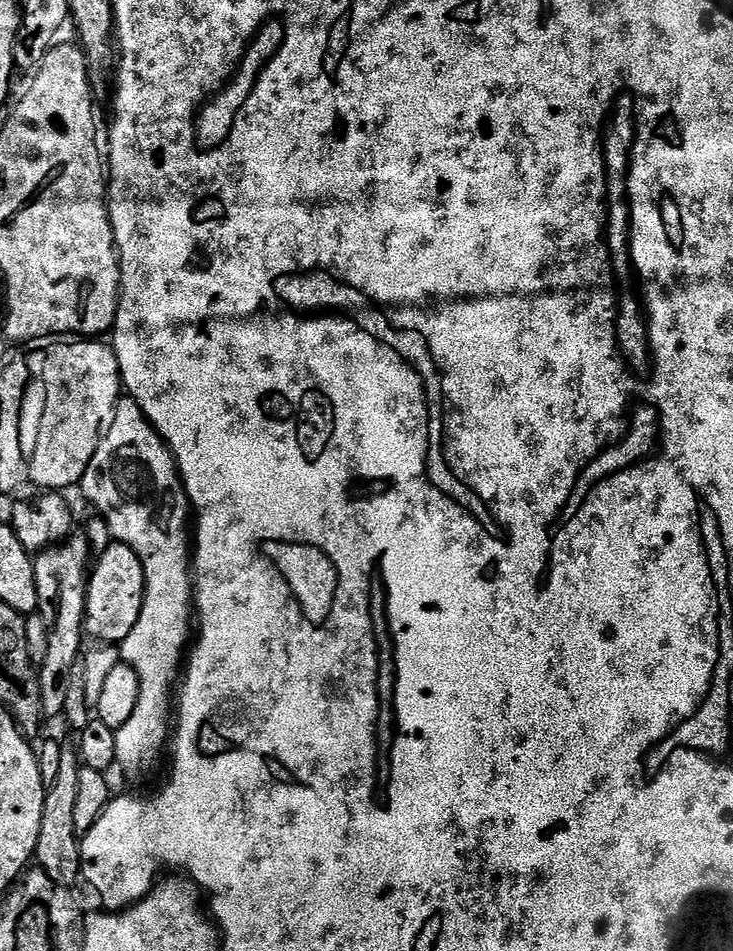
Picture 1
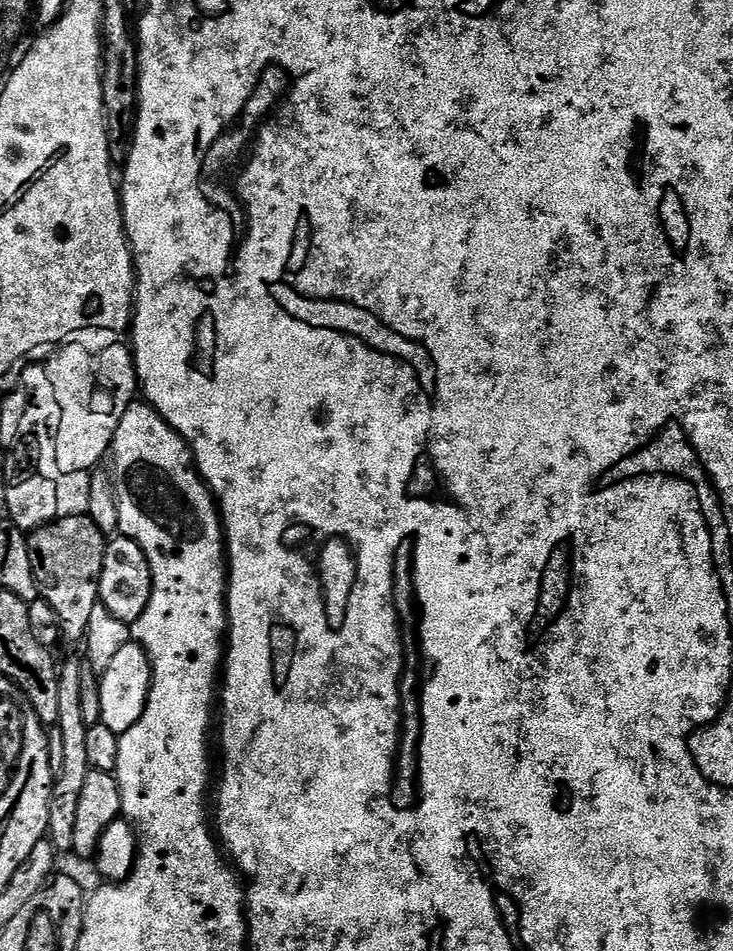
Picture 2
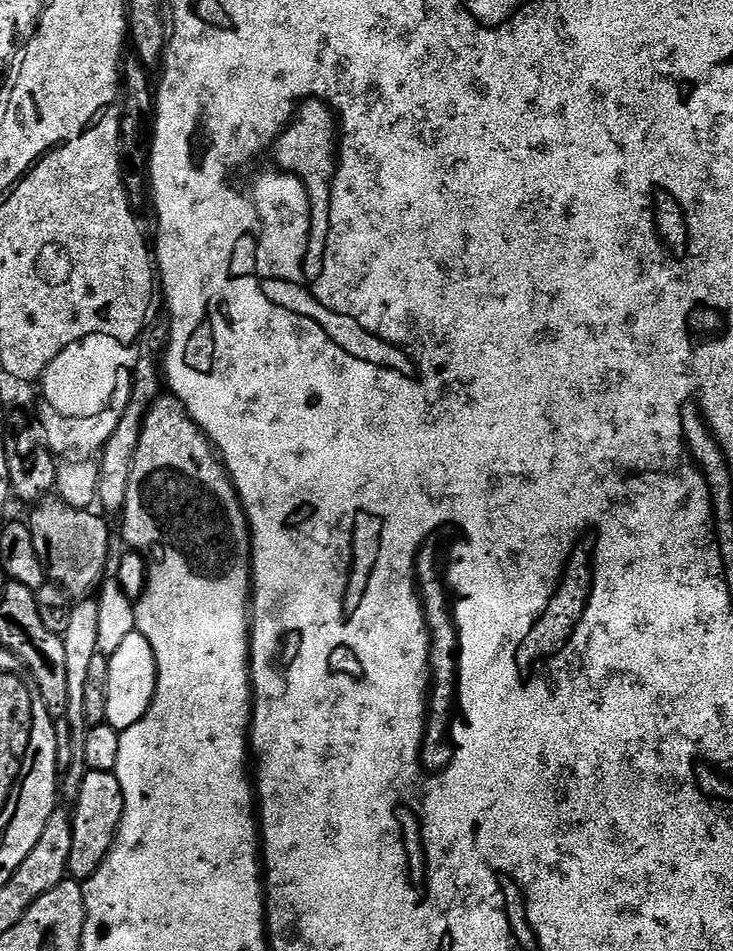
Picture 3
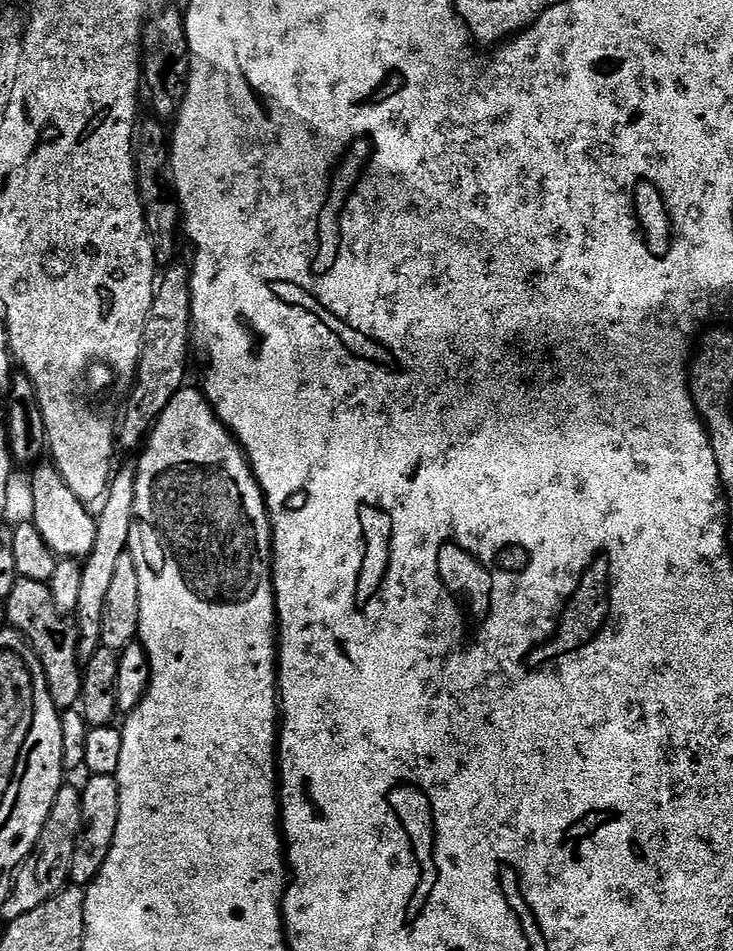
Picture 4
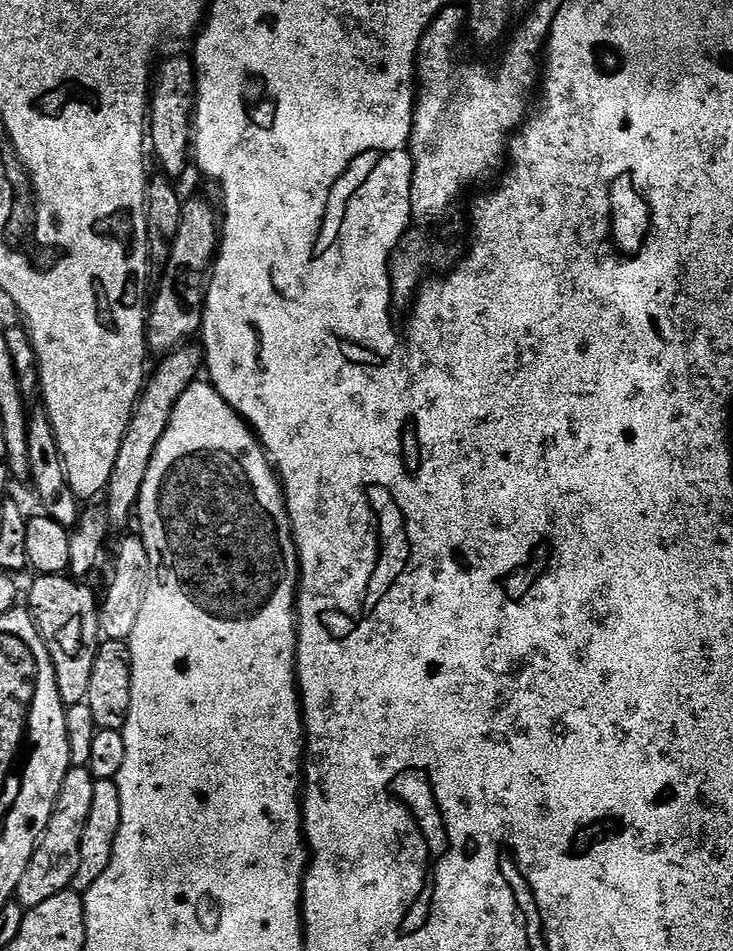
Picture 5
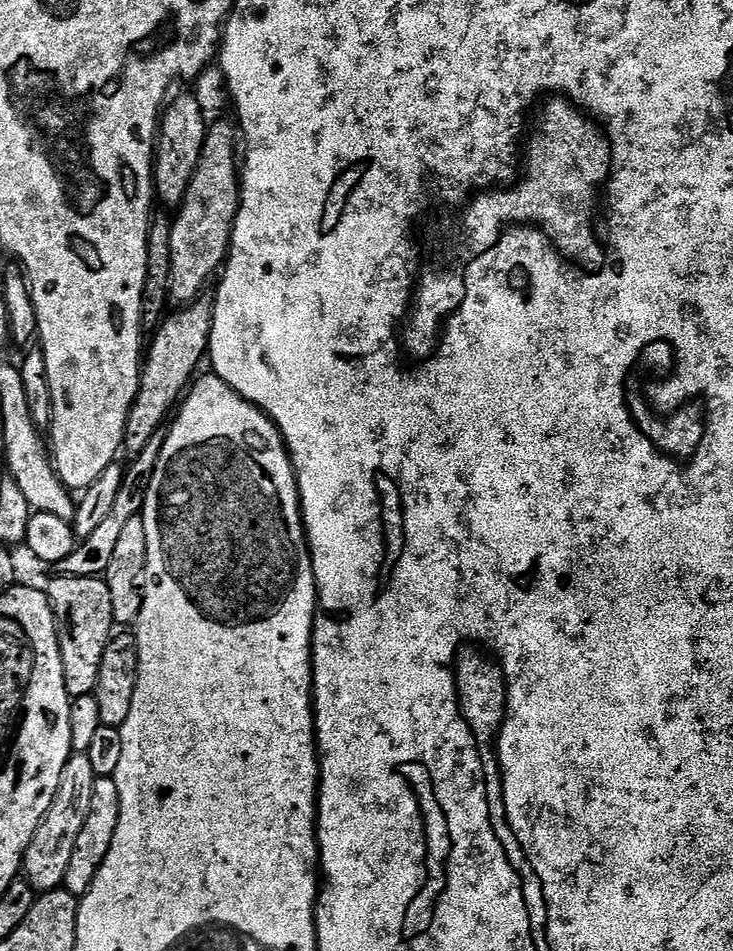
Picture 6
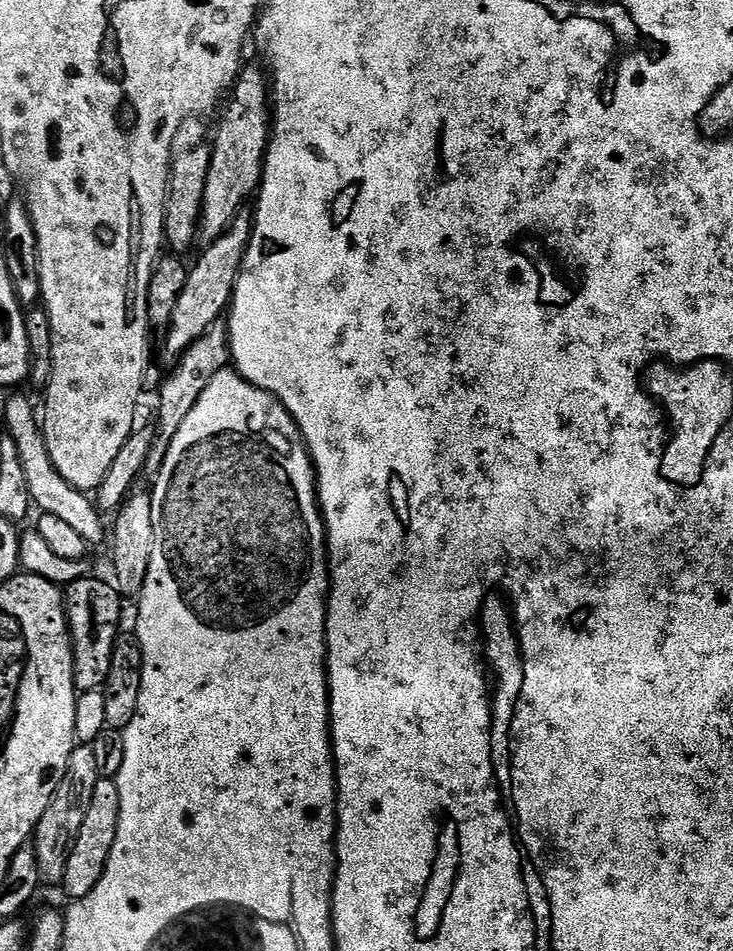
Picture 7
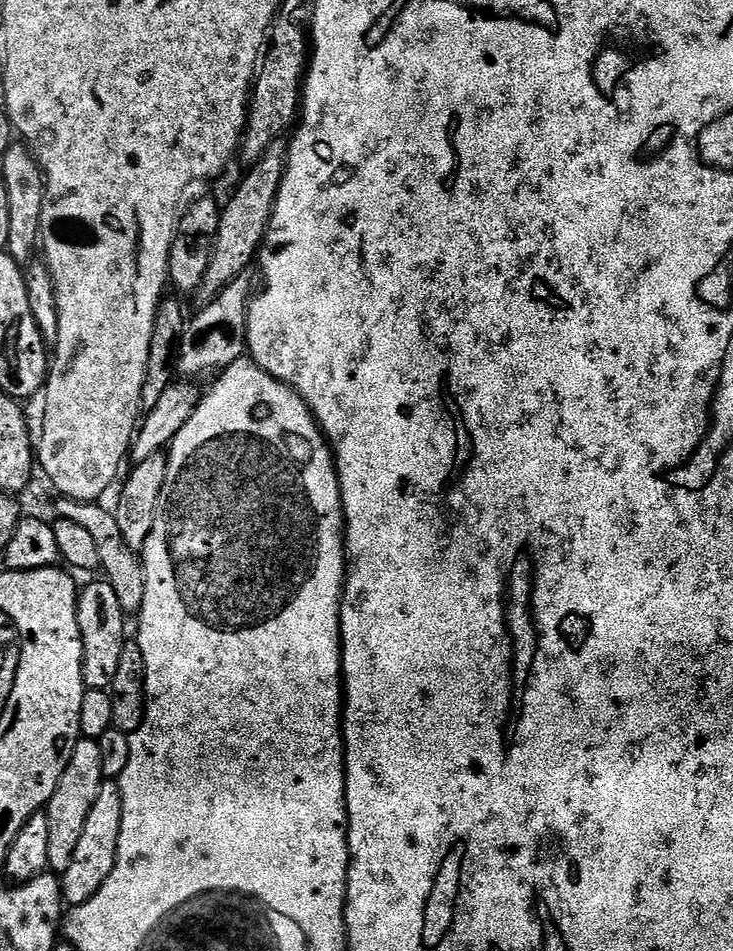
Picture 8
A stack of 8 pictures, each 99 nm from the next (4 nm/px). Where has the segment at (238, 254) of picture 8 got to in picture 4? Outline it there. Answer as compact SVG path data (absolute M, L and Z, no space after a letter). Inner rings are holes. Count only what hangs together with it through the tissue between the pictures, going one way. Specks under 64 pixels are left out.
M135 463L125 468L117 467L108 485L108 491L103 497L104 509L96 516L96 541L94 550L82 564L82 591L78 597L78 606L74 613L76 627L80 629L81 661L94 658L94 650L101 648L100 635L106 610L106 594L110 594L110 582L114 582L114 570L118 570L118 558L129 551L128 540L134 536L134 498L136 497Z

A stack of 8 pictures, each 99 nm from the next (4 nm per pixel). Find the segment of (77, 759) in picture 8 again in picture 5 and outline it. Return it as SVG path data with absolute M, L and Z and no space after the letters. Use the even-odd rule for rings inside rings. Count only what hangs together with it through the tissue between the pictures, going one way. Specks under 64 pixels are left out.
M71 767L64 781L60 783L60 793L56 805L48 819L48 825L36 841L36 849L16 887L15 903L26 910L54 898L54 894L67 892L73 887L80 861L82 830L90 812L90 802L94 800L96 780L87 768Z

